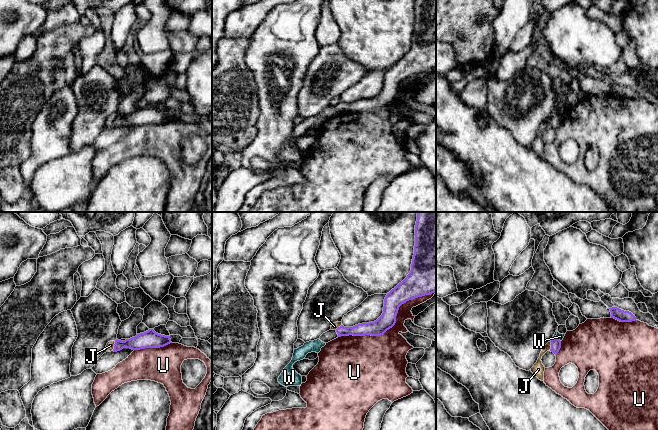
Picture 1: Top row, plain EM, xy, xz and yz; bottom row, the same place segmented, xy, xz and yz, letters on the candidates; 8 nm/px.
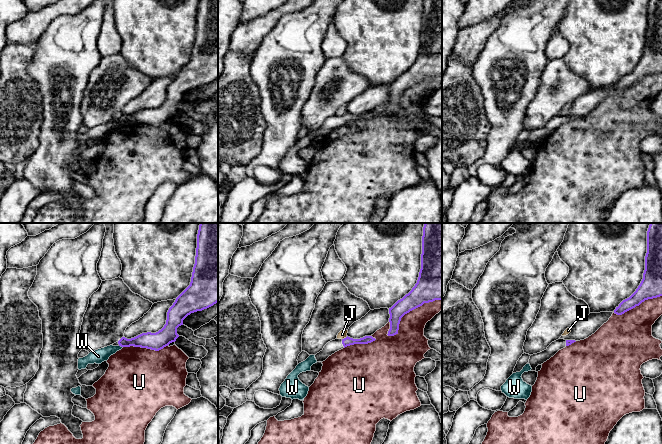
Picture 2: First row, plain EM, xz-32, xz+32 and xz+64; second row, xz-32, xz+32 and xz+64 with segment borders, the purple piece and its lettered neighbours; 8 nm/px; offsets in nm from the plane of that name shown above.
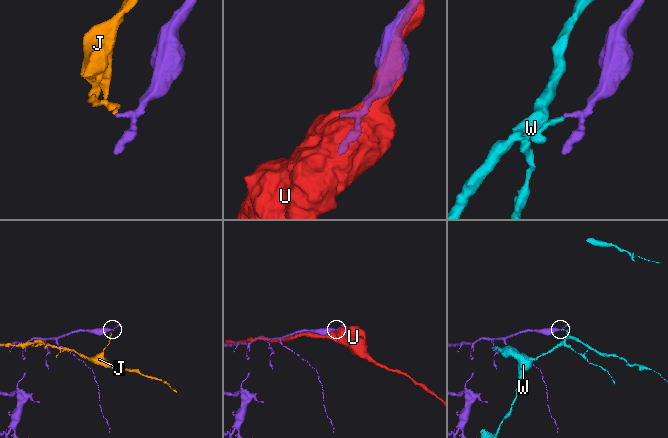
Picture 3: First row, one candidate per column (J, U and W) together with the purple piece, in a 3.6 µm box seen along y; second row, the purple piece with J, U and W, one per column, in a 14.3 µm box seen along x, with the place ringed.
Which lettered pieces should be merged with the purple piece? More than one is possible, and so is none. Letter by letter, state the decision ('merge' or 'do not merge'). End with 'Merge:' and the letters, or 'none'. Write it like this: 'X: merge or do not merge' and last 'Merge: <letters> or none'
J: do not merge
U: do not merge
W: do not merge
Merge: none

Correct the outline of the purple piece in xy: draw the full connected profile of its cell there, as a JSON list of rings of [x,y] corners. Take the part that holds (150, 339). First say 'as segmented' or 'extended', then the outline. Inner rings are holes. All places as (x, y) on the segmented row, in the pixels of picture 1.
as segmented | [[[149,329],[144,333],[140,333],[135,337],[121,341],[116,339],[114,344],[114,352],[120,351],[123,348],[132,350],[140,350],[145,348],[160,348],[172,343],[170,336],[165,336],[156,333],[153,329]]]

